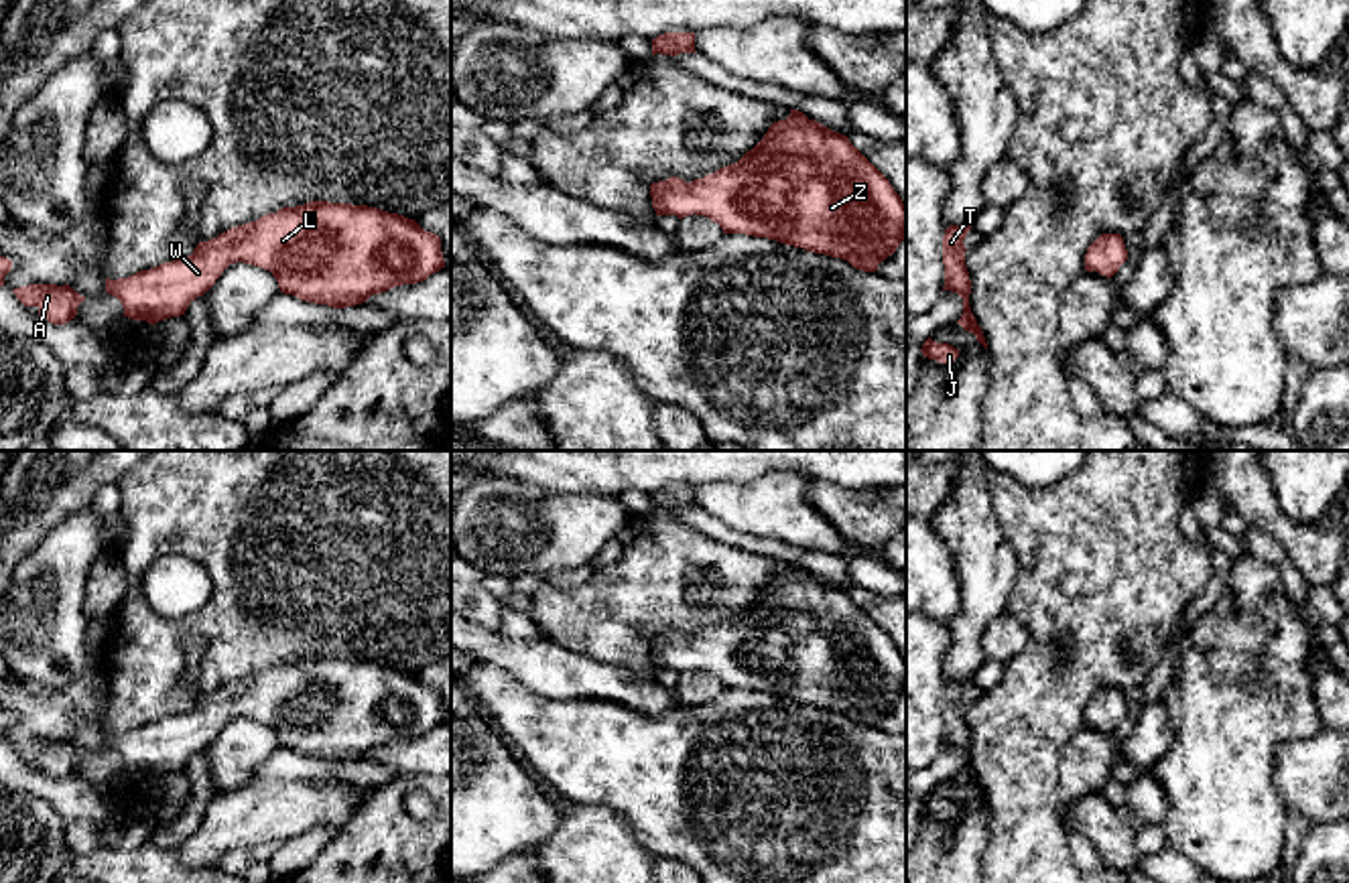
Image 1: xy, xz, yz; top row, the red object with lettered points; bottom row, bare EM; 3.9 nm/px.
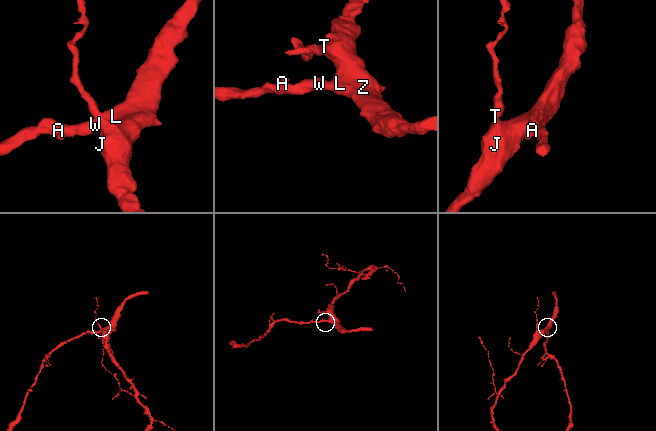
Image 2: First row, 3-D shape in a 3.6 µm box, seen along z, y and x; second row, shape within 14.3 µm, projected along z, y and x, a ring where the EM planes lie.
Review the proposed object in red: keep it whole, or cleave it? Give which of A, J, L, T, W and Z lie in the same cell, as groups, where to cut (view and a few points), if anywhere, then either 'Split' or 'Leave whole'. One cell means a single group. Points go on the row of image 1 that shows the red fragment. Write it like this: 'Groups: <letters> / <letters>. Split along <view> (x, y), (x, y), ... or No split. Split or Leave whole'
Groups: A J L T W Z. No split. Leave whole

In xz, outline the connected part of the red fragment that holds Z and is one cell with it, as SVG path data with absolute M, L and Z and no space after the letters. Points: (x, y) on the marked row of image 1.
M790 110L786 120L774 122L764 138L737 162L727 164L703 179L685 183L679 177L650 185L656 215L705 215L723 233L746 233L776 240L807 252L847 260L853 268L876 272L878 264L892 256L906 237L906 207L890 181L849 142L847 136L809 120L802 112Z

